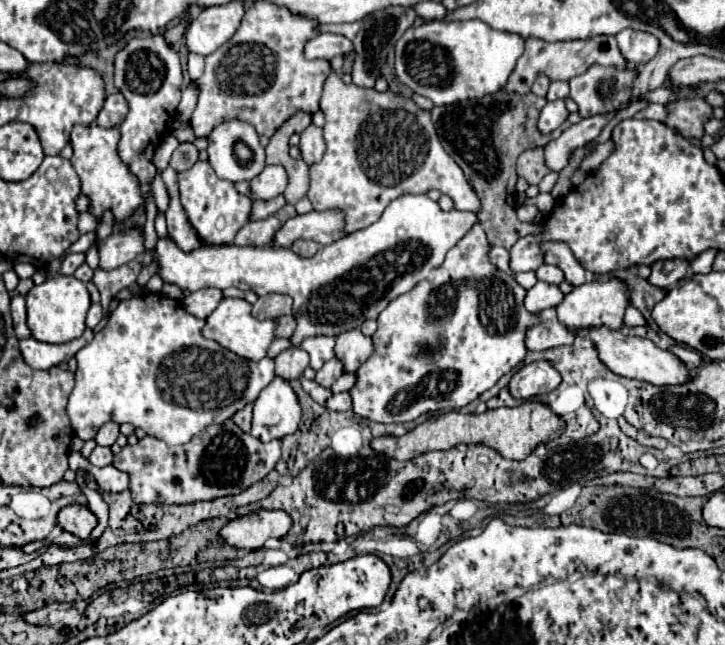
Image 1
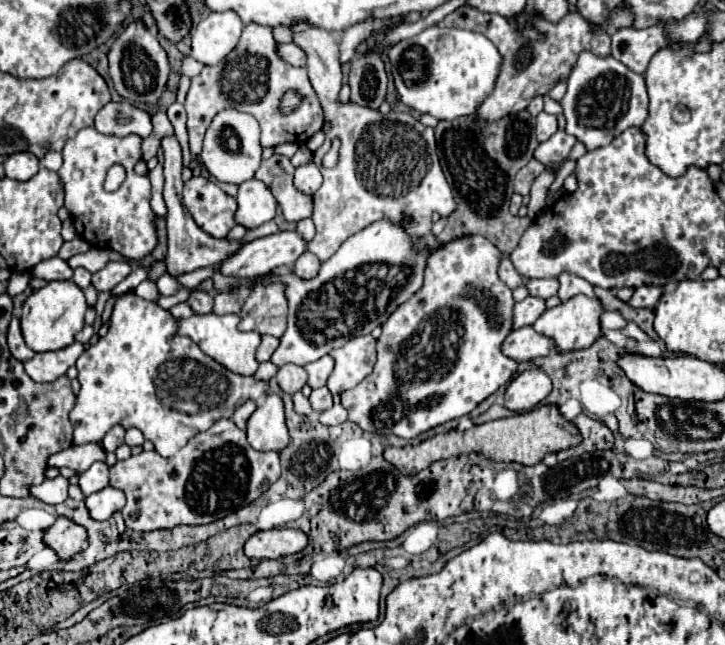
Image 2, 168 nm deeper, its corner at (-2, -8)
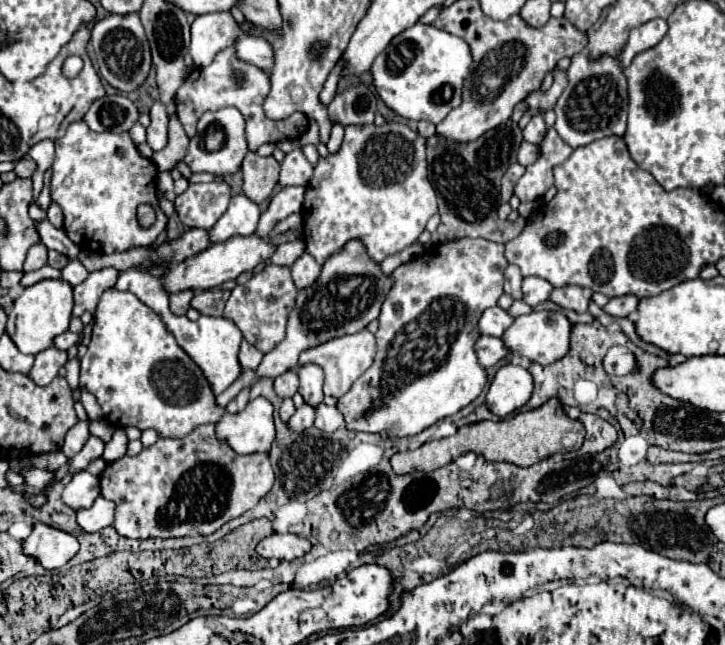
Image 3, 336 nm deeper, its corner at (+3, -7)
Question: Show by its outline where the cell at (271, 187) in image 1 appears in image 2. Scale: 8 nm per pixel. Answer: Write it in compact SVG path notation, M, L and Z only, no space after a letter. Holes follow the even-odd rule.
M246 180L238 186L238 210L234 222L246 230L254 230L264 222L270 222L276 214L276 200L272 192L260 180Z

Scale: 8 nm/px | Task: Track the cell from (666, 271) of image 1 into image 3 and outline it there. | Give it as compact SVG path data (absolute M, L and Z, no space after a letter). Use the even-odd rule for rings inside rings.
M621 295L621 297L613 297L603 309L605 309L605 313L609 313L613 317L627 317L637 309L637 305L639 305L639 297Z

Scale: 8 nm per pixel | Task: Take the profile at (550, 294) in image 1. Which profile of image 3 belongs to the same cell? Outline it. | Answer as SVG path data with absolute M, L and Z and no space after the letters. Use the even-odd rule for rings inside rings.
M495 305L495 307L485 309L485 313L481 315L479 329L481 329L483 335L501 337L511 327L513 321L515 321L515 317L511 317L507 309L501 309L499 305Z

